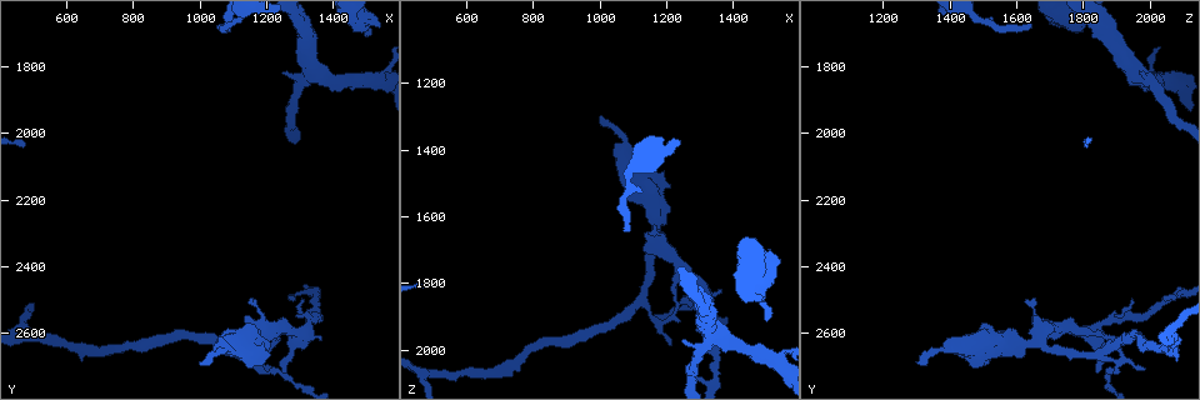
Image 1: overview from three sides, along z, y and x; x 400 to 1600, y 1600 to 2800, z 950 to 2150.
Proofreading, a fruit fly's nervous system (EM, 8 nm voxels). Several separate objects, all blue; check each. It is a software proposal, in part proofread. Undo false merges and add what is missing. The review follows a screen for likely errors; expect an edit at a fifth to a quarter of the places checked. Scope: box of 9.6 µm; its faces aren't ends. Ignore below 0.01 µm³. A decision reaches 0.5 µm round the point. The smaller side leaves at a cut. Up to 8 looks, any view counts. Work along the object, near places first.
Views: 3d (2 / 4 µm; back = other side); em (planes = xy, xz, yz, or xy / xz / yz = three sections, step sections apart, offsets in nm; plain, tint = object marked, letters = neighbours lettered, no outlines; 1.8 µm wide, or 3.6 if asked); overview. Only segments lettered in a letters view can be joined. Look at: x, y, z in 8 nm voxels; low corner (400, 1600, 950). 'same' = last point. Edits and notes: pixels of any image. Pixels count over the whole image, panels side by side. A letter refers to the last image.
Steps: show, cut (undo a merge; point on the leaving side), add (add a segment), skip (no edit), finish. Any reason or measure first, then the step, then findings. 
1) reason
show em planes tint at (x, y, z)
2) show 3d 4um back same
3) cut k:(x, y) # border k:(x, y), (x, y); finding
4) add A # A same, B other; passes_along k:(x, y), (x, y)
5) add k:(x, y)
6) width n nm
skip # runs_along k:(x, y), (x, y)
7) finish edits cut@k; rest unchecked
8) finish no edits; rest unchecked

free end
show em xz step 16 letters at (1500, 1700, 1920)

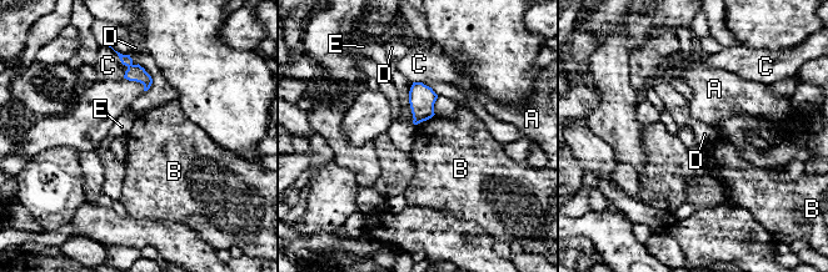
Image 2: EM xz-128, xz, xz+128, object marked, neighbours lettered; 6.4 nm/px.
skip # A other, B other, C other, D other, E other; border 2:(434, 114), (417, 125); no lettered segment goes on from it

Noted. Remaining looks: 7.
free end
show 3d 4um at (1070, 1670, 1650)

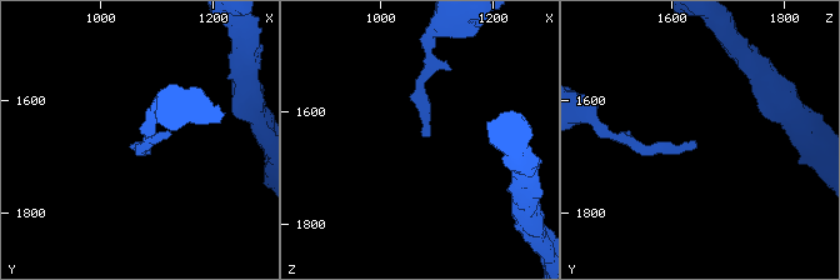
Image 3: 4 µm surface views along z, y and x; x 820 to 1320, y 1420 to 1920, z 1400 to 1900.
shape alone is not enough
show em xz step 8 letters at (1075, 1675, 1645)

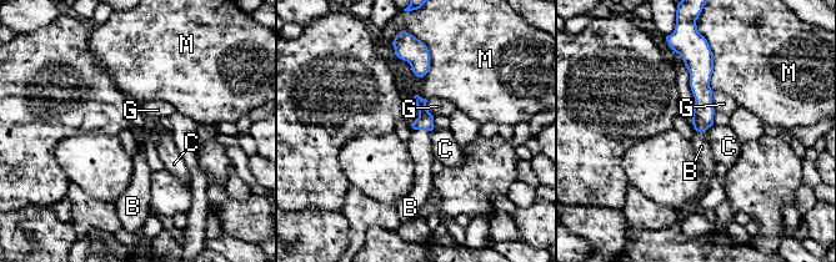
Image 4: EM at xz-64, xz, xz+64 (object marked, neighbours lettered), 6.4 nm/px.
add B # B same, C other, G other, M other; passes_along 4:(425, 121), (422, 129), (419, 145); it goes on there

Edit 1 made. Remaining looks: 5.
an open end
show em xy step 8 letters at (1250, 1820, 1970)

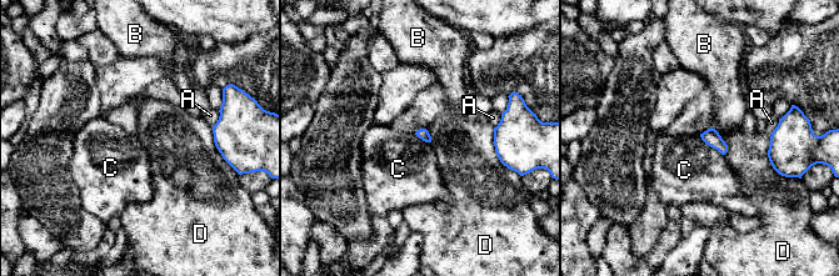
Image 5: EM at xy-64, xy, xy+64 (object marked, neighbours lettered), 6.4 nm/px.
skip # A other, B other, C other, D other; none of them fits

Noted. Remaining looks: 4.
finish edits add@4; rest unchecked

